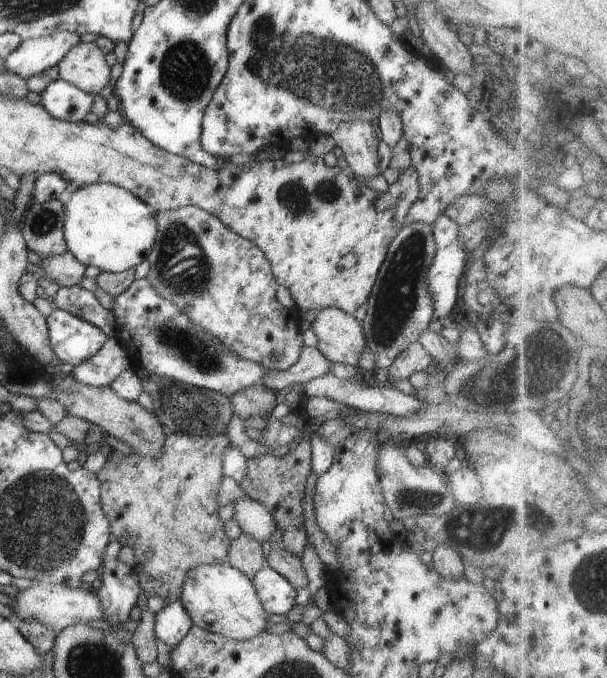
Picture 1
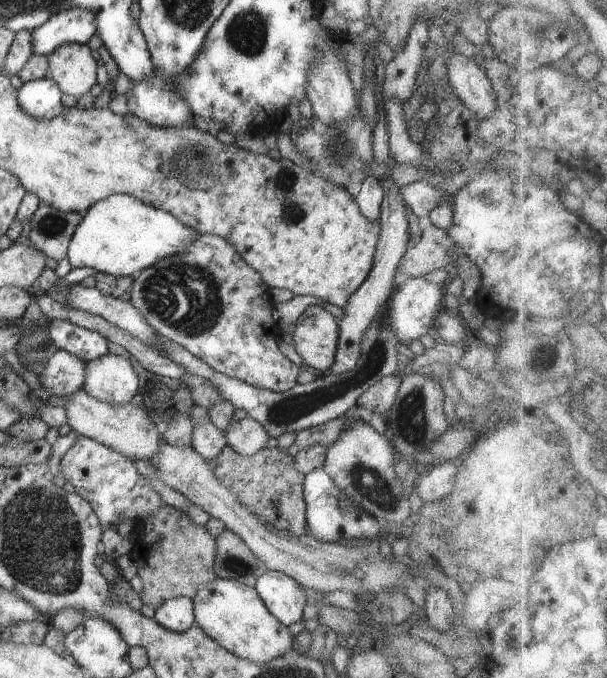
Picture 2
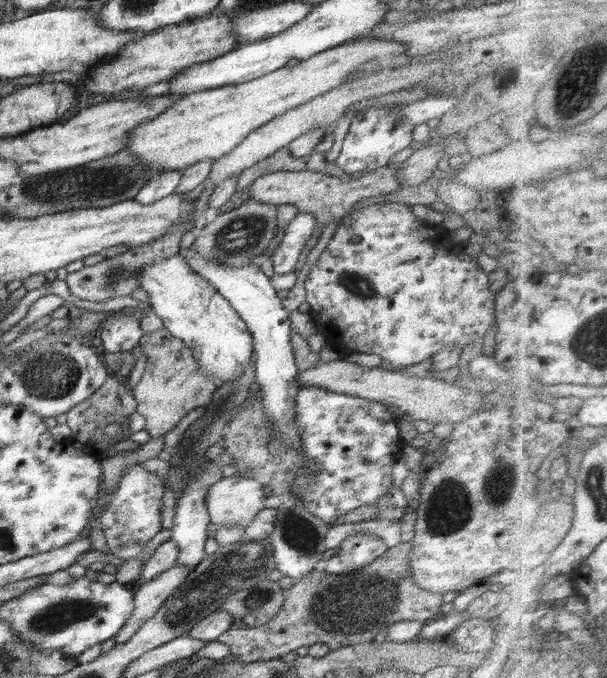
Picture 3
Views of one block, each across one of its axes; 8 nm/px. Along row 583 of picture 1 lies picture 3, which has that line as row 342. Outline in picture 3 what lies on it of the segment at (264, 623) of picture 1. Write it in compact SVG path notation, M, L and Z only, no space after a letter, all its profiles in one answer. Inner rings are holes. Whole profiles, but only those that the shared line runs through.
M180 252L173 257L158 259L148 265L142 265L142 269L138 271L138 286L140 286L140 290L144 290L148 294L150 306L154 313L162 319L170 334L182 340L193 352L200 367L204 367L210 372L208 375L216 386L222 386L224 381L232 381L238 375L242 375L242 371L248 367L250 359L254 358L254 342L252 342L252 334L250 334L247 324L240 319L228 300L216 291L216 287L188 265L188 261L180 255Z

